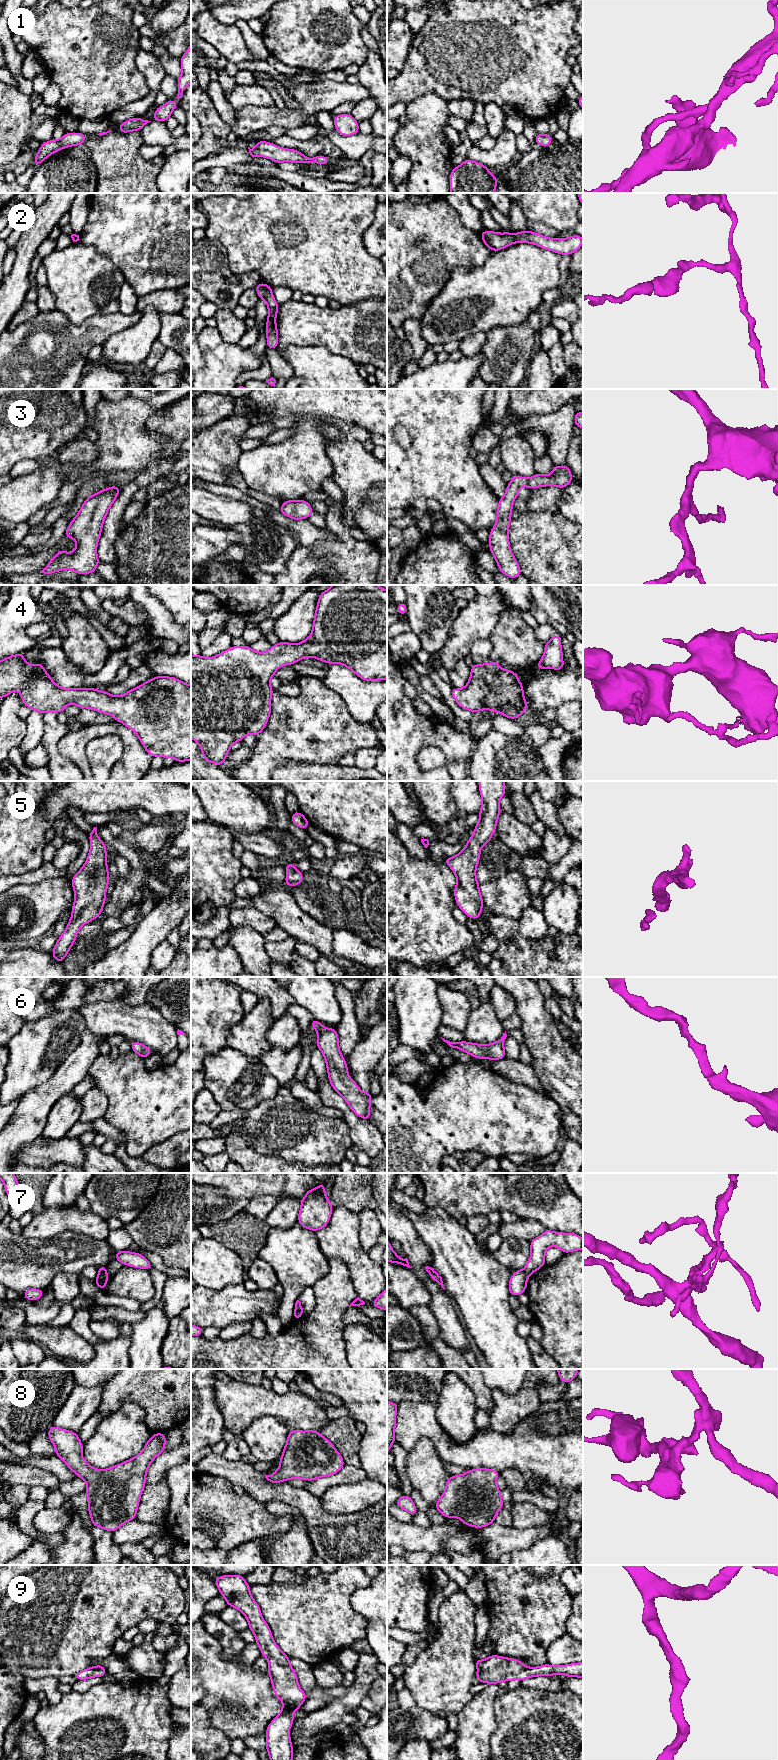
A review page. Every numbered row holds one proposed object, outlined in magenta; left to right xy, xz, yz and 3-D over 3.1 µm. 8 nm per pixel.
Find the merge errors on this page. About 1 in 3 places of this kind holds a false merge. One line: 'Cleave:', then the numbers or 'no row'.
Cleave: 2, 7

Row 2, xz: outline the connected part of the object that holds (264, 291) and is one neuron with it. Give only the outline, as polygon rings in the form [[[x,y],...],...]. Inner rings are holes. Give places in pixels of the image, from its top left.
[[[260,282],[255,287],[258,298],[263,299],[268,306],[268,317],[267,321],[275,321],[279,309],[279,305],[277,304],[273,293],[272,293],[272,287]]]

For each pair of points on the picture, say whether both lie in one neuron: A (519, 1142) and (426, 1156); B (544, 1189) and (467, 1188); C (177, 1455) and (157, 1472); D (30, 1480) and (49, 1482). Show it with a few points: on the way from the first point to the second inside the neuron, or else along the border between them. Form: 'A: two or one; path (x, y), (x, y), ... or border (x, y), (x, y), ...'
A: one; path (496, 1139), (449, 1139)
B: one; path (525, 1189), (486, 1189)
C: one; path (172, 1458), (162, 1467)
D: one; path (35, 1480), (44, 1480)

